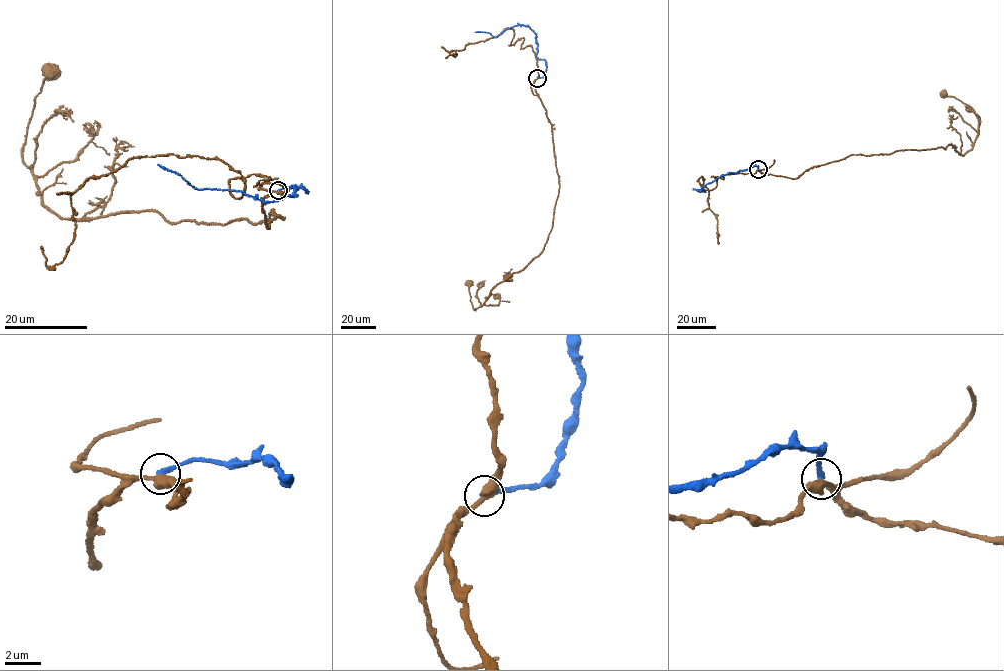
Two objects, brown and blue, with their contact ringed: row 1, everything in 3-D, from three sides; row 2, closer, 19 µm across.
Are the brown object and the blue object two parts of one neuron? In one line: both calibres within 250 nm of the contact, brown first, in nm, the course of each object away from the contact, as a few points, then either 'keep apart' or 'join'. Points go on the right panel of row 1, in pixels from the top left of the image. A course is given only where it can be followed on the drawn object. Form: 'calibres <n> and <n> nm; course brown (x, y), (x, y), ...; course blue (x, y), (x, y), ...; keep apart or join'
calibres 440 and 280 nm; course brown (758, 169), (794, 179), (852, 154), (948, 145), (962, 156), (972, 148), (977, 117), (942, 93); course blue (758, 169), (758, 166), (753, 166), (722, 175), (699, 190), (704, 192), (693, 188); keep apart

